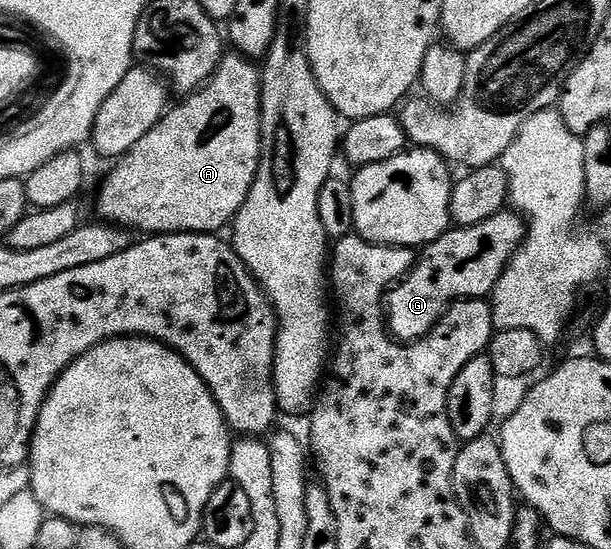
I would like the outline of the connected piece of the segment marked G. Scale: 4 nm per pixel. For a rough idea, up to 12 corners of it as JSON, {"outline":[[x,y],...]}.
{"outline":[[501,211],[449,228],[387,294],[389,333],[419,341],[453,301],[487,298],[524,244]]}

